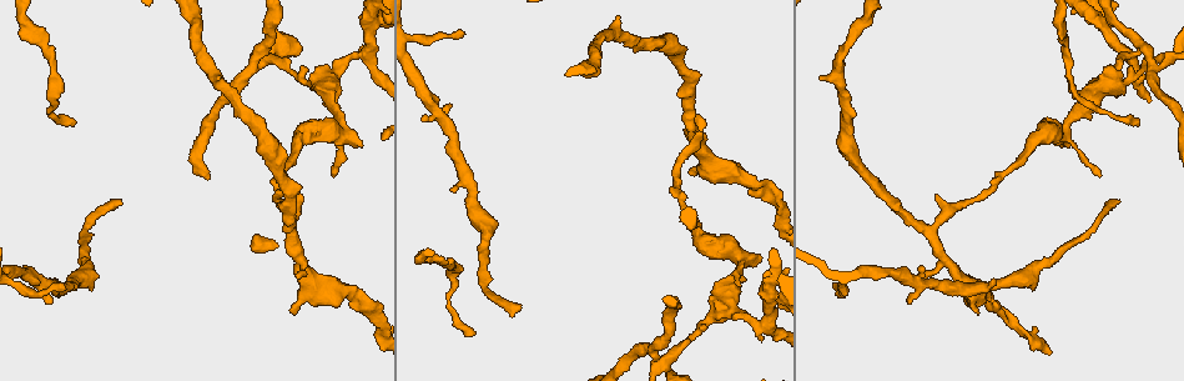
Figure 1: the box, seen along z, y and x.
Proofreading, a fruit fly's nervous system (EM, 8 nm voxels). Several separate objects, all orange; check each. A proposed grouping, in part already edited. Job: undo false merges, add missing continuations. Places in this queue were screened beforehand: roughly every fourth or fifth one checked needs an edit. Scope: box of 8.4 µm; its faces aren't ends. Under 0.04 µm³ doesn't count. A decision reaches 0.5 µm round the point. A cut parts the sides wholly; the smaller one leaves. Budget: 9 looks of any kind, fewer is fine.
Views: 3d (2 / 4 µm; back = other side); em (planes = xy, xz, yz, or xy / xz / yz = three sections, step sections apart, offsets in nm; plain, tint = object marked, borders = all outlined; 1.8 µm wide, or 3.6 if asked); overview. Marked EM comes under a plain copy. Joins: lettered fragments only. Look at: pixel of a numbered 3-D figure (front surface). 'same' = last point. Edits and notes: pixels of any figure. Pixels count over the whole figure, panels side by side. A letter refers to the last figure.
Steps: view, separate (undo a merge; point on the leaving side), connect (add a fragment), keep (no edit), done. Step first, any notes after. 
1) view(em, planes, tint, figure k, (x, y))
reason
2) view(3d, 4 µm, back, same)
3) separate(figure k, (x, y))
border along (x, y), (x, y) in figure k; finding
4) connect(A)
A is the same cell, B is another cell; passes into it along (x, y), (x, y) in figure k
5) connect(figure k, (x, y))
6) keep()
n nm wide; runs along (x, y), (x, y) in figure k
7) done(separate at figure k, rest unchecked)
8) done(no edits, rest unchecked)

view(em, planes, borders, figure 1, (459, 29))
thin end

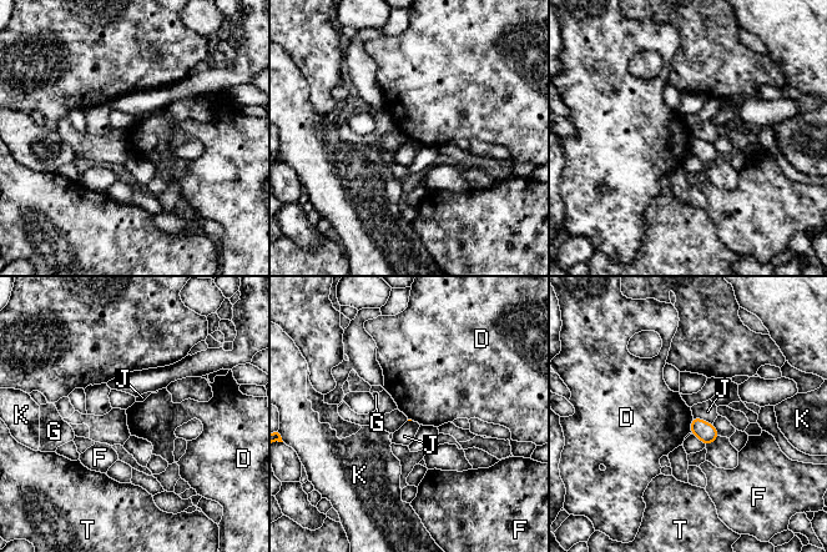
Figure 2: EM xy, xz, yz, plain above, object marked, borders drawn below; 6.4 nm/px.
keep()
D, F, G, J, K and T are other cells; border along (692, 416), (689, 432) in figure 2; no lettered fragment goes on from it

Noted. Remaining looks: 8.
view(3d, 4 µm, figure 1, (122, 203))
long arm stops here

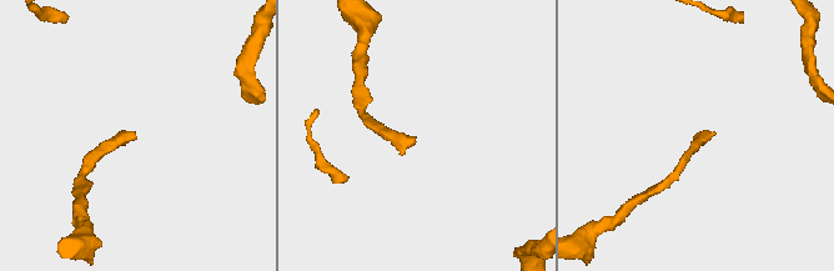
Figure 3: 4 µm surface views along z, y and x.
view(em, xy, step 16, borders, figure 3, (696, 136))

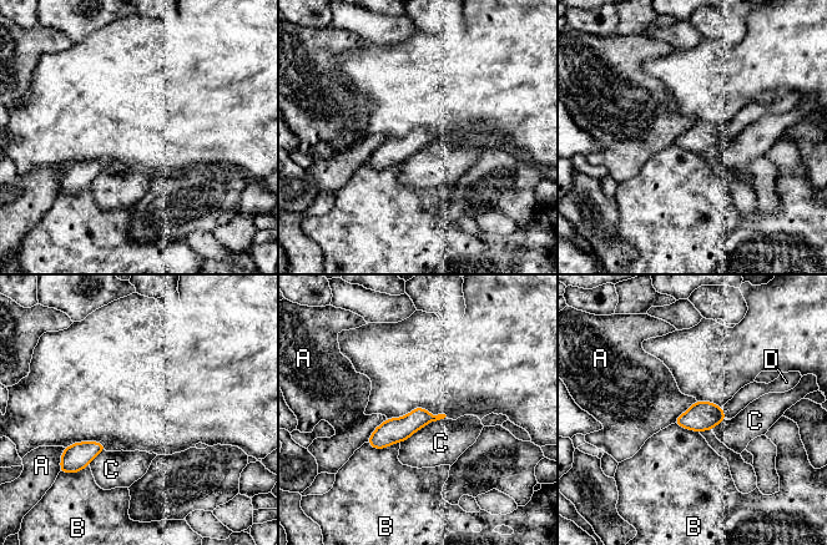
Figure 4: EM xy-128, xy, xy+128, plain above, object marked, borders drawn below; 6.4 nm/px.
view(em, planes, borders, same)
another direction

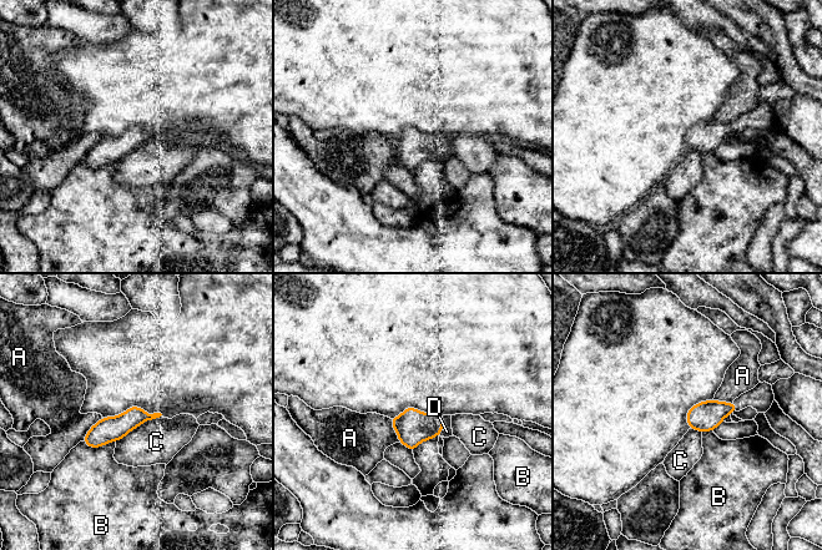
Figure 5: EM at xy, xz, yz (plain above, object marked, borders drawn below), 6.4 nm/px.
connect(D)
D is the same cell, A, B and C are other cells; it goes on there

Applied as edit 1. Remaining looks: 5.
view(overview)
redraw

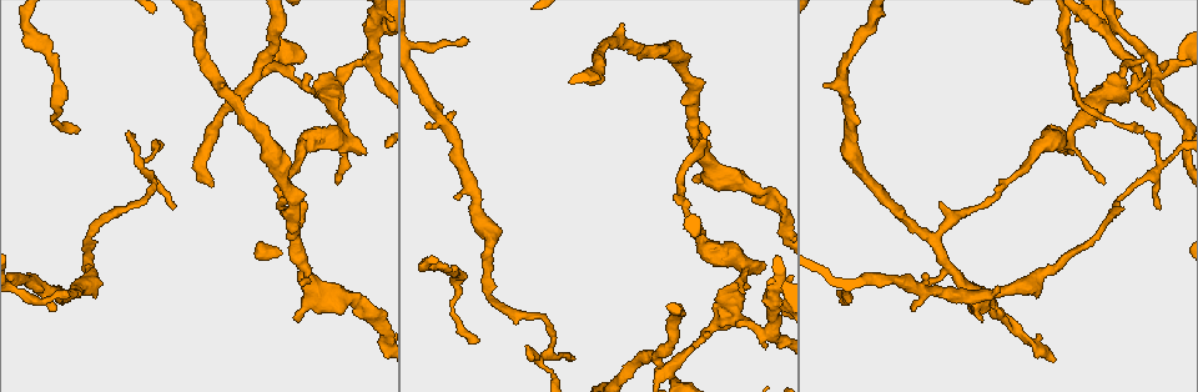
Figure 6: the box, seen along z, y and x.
view(em, planes, borders, figure 6, (337, 185))
tapers out

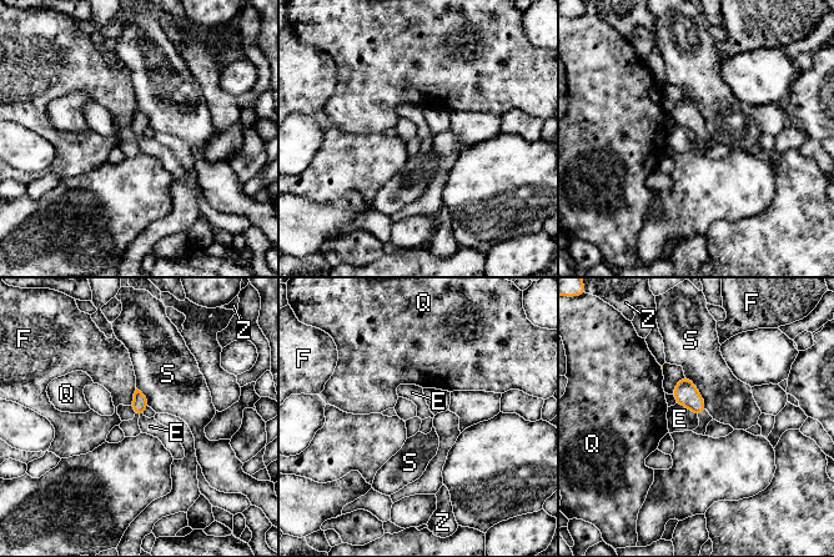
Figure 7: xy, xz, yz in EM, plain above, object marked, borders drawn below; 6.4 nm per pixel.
keep()
110 nm wide; E, F, Q, S and Z are other cells; border along (677, 402), (687, 407), (697, 417) in figure 7; none of them fits

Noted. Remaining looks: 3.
view(3d, 2 µm, figure 6, (373, 30))
thick turns thin

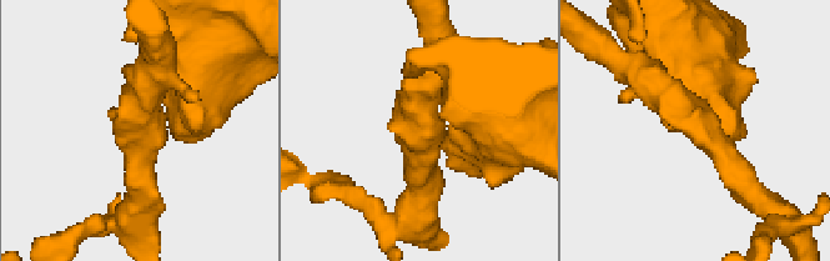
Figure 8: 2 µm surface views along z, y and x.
view(em, xy, step 4, tint, figure 8, (702, 126))
3 arms; arms of 200, 260, 460 nm; now the EM

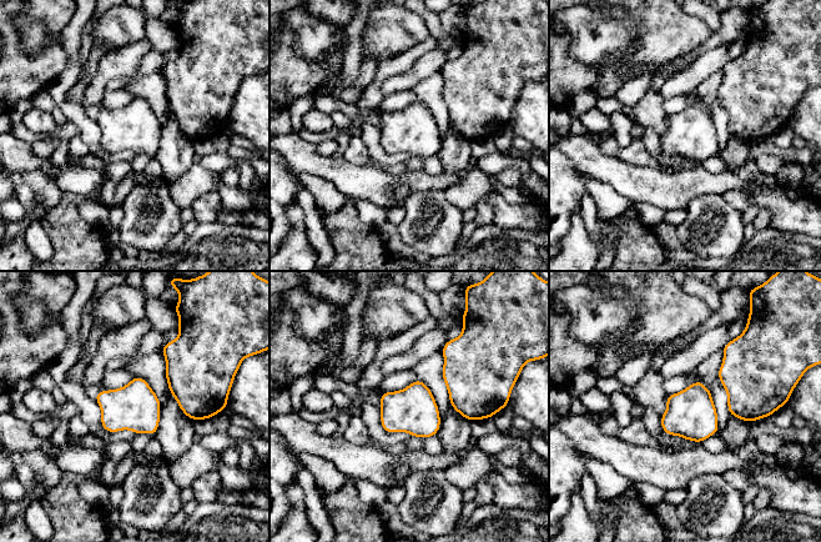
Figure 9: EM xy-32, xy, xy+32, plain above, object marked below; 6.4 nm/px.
view(em, planes, borders, same)

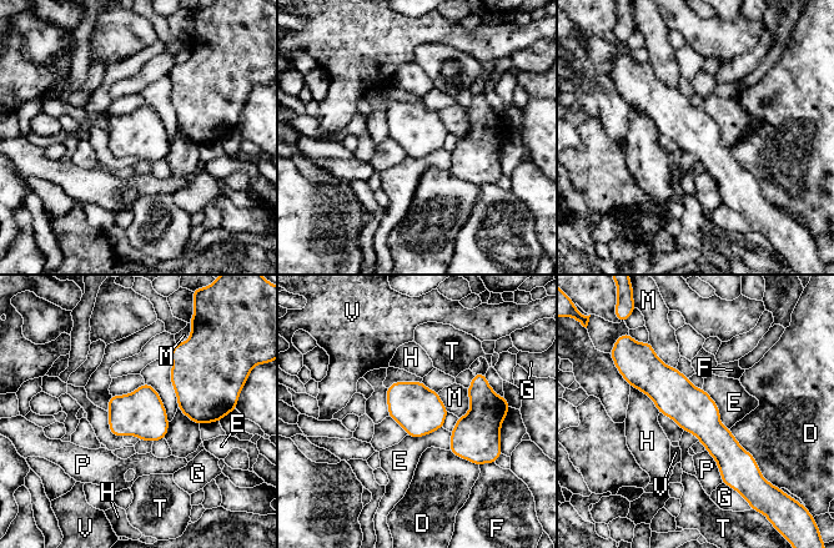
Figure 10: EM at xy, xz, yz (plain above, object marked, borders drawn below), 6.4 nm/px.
keep()
280 nm wide; D, E, F, G, H, M, P, T and V are other cells; runs along (633, 376), (657, 380), (753, 463) in figure 10; all the same neuron

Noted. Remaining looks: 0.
done(connect at figure 5, rest unchecked)

